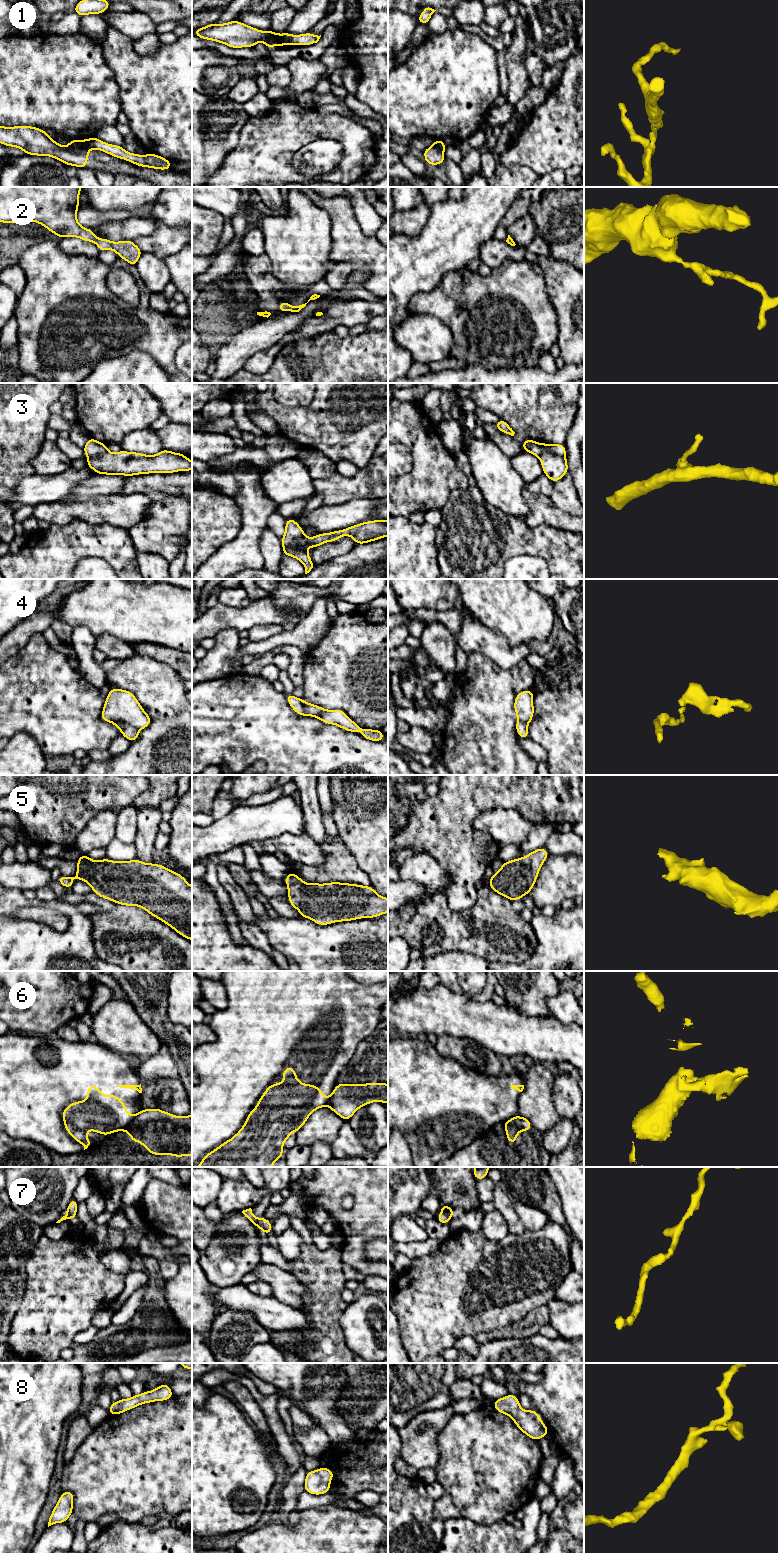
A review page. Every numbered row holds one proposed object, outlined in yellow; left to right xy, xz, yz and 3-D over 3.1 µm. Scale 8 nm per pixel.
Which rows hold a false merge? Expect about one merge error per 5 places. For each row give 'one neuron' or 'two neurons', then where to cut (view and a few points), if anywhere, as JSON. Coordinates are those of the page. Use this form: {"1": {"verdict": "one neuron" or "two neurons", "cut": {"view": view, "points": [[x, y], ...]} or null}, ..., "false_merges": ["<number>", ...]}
{"1": {"verdict": "two neurons", "cut": {"view": "xz", "points": [[282, 35], [279, 41], [267, 40], [265, 42]]}}, "2": {"verdict": "one neuron", "cut": null}, "3": {"verdict": "two neurons", "cut": {"view": "yz", "points": [[538, 456], [545, 452], [552, 452], [565, 458]]}}, "4": {"verdict": "one neuron", "cut": null}, "5": {"verdict": "one neuron", "cut": null}, "6": {"verdict": "two neurons", "cut": {"view": "xy", "points": [[134, 1116], [128, 1124], [121, 1125], [115, 1130]]}}, "7": {"verdict": "one neuron", "cut": null}, "8": {"verdict": "one neuron", "cut": null}, "false_merges": ["1", "3", "6"]}

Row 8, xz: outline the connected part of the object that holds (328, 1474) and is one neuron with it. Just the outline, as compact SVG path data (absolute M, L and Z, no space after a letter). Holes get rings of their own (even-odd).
M320 1467L316 1471L308 1471L304 1482L304 1491L313 1495L330 1492L330 1482L334 1475L335 1473L326 1467Z

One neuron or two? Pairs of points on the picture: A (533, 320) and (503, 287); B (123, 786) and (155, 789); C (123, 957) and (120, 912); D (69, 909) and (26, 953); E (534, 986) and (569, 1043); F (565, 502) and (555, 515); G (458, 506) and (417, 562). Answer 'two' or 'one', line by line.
A: one
B: two
C: one
D: one
E: two
F: two
G: two

